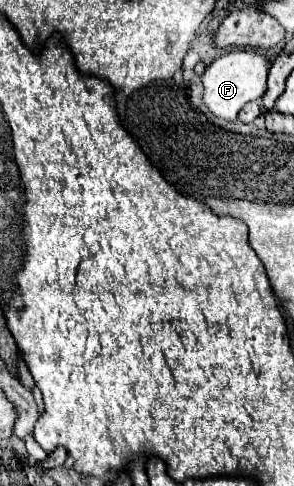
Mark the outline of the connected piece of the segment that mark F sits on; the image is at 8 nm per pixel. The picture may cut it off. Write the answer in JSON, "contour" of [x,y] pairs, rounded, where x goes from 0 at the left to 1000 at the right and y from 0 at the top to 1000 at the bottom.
{"contour":[[[793,101],[779,109],[738,117],[690,150],[697,216],[711,220],[711,228],[731,241],[752,241],[765,249],[799,249],[833,212],[874,208],[901,191],[915,138],[922,138],[922,121],[901,109],[881,109],[867,101]]]}

